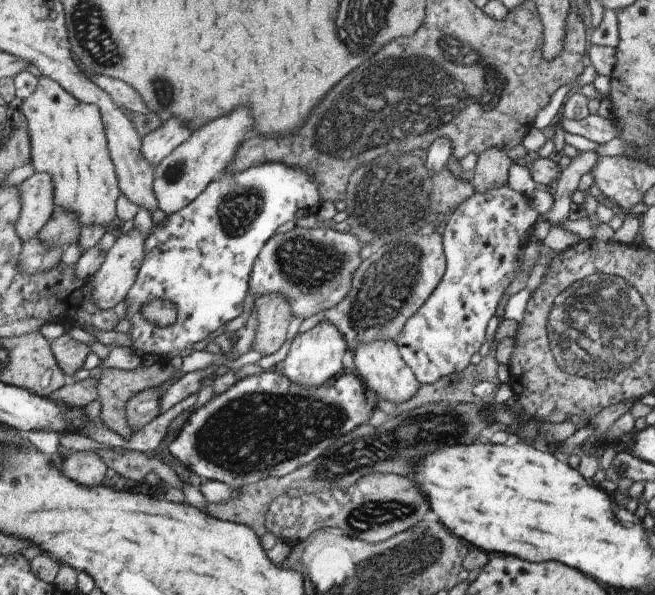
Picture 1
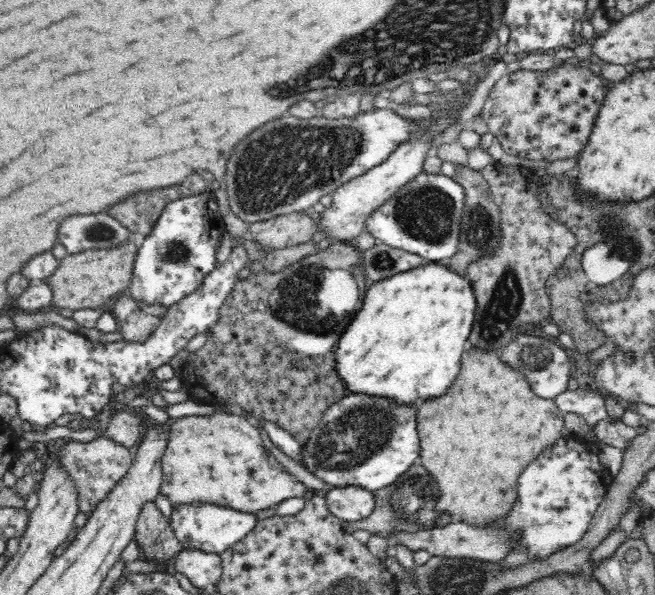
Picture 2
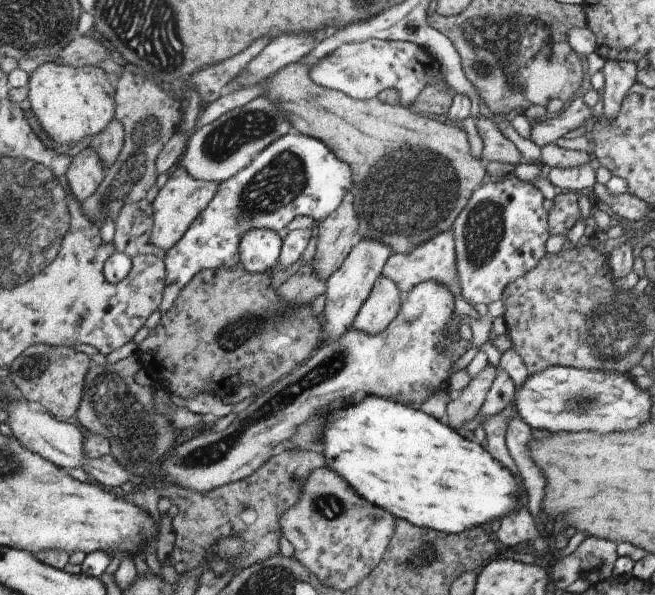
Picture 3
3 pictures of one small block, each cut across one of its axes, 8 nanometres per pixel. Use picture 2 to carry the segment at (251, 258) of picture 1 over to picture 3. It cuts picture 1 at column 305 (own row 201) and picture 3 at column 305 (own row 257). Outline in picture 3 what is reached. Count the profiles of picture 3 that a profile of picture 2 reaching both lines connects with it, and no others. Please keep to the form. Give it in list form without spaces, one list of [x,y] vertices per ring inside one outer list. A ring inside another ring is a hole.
[[[299,132],[283,136],[261,152],[249,168],[223,182],[211,206],[191,224],[187,236],[167,252],[167,288],[159,314],[165,316],[175,308],[179,296],[201,272],[207,270],[237,270],[243,262],[241,244],[253,230],[283,230],[297,216],[311,216],[323,224],[347,200],[353,186],[353,168],[343,162],[319,138]]]

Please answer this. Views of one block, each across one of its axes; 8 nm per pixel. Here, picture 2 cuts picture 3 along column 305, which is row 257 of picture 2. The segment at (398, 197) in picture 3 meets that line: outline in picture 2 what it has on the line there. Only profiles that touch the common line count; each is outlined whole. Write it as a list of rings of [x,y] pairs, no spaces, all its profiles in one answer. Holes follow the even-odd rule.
[[[130,240],[126,246],[116,246],[112,250],[86,250],[68,254],[64,260],[60,260],[60,266],[42,280],[52,290],[52,308],[70,308],[74,312],[86,308],[106,308],[106,302],[112,296],[122,294],[132,284],[136,252],[138,246]]]

